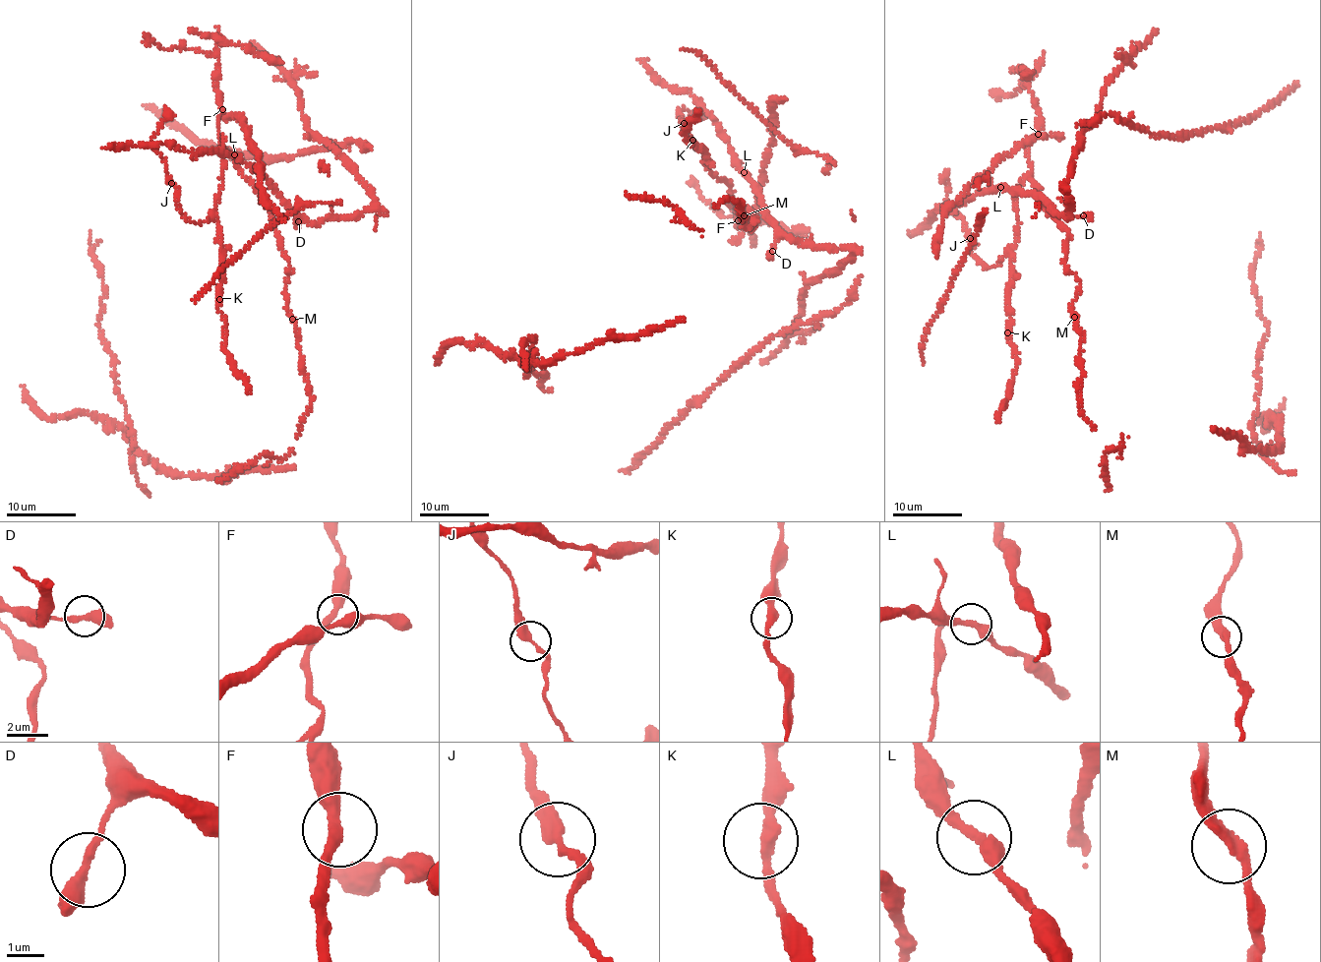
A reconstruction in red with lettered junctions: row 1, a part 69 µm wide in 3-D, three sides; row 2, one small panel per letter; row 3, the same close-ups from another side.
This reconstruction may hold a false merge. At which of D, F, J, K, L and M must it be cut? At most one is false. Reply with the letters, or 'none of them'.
none of them

